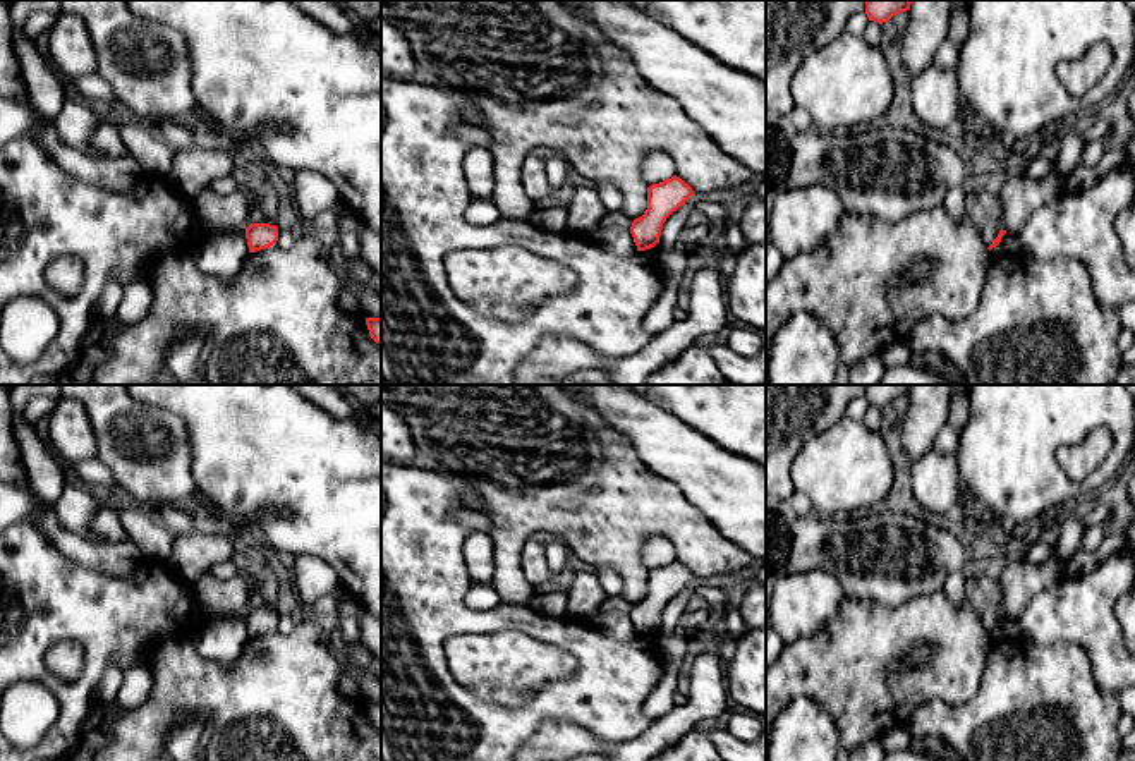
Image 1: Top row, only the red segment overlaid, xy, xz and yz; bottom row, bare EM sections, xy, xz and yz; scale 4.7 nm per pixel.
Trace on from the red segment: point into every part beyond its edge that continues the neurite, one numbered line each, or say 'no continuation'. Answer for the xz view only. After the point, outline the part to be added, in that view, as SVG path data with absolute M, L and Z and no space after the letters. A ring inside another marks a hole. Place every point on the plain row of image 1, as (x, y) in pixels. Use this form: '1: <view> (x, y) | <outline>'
no continuation

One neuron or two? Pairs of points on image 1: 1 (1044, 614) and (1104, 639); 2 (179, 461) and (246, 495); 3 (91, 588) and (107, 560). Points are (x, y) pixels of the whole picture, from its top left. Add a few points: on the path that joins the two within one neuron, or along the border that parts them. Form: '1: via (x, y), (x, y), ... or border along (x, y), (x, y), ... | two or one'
1: via (1060, 614), (1079, 614), (1089, 624) | one
2: border along (186, 428), (191, 447), (191, 476), (198, 490) | two
3: border along (64, 554), (109, 574), (129, 574), (139, 564) | two

